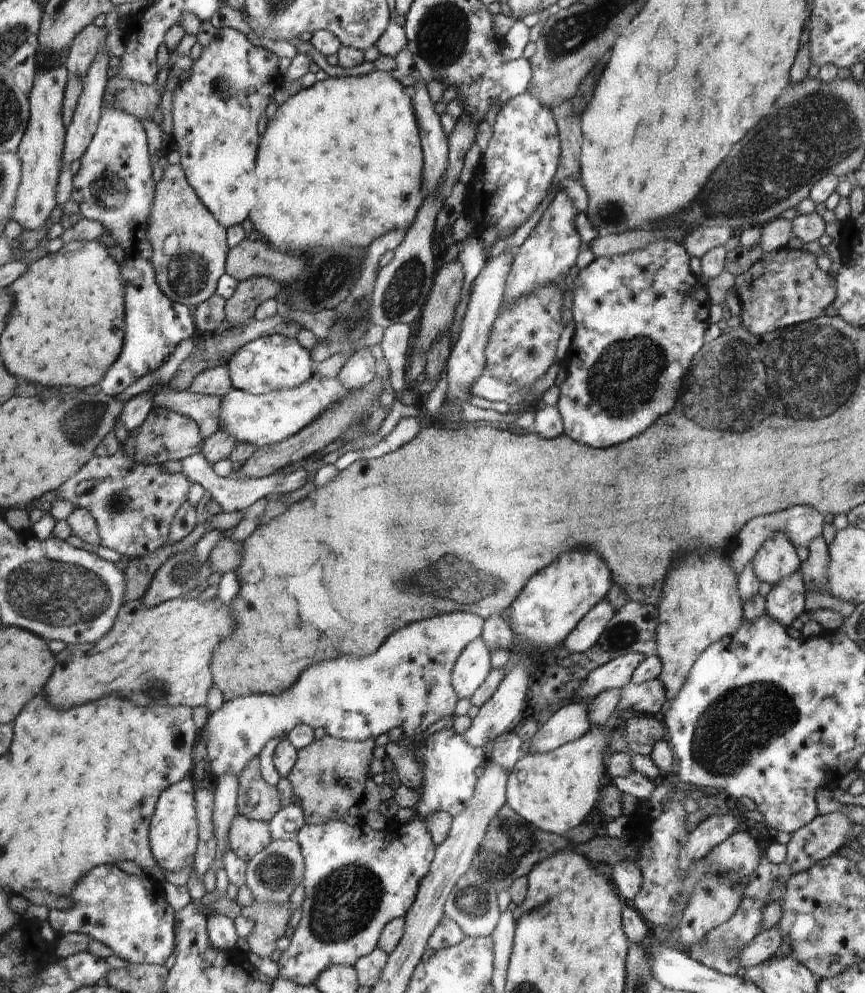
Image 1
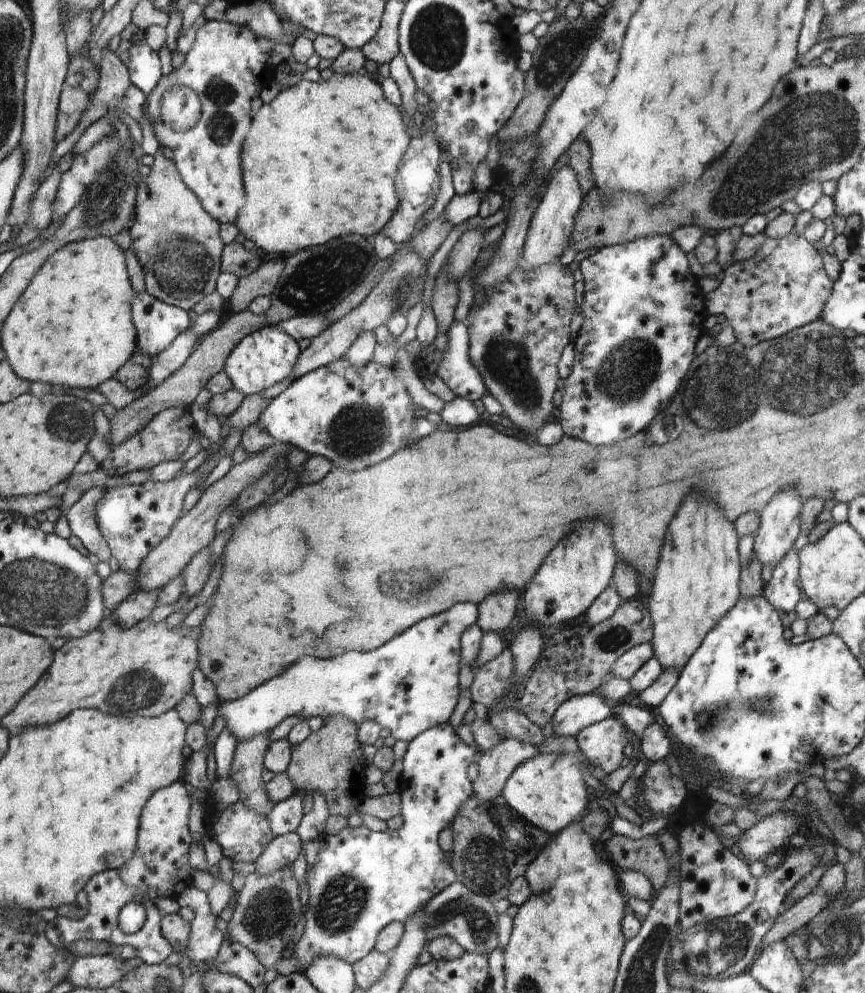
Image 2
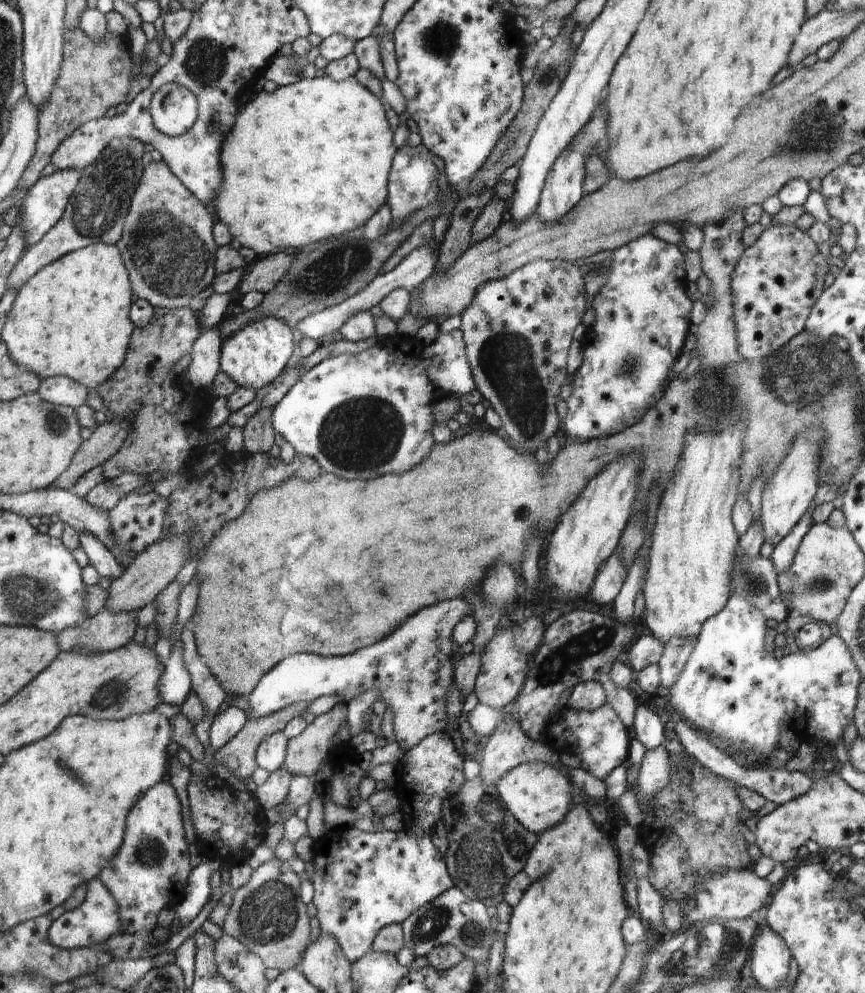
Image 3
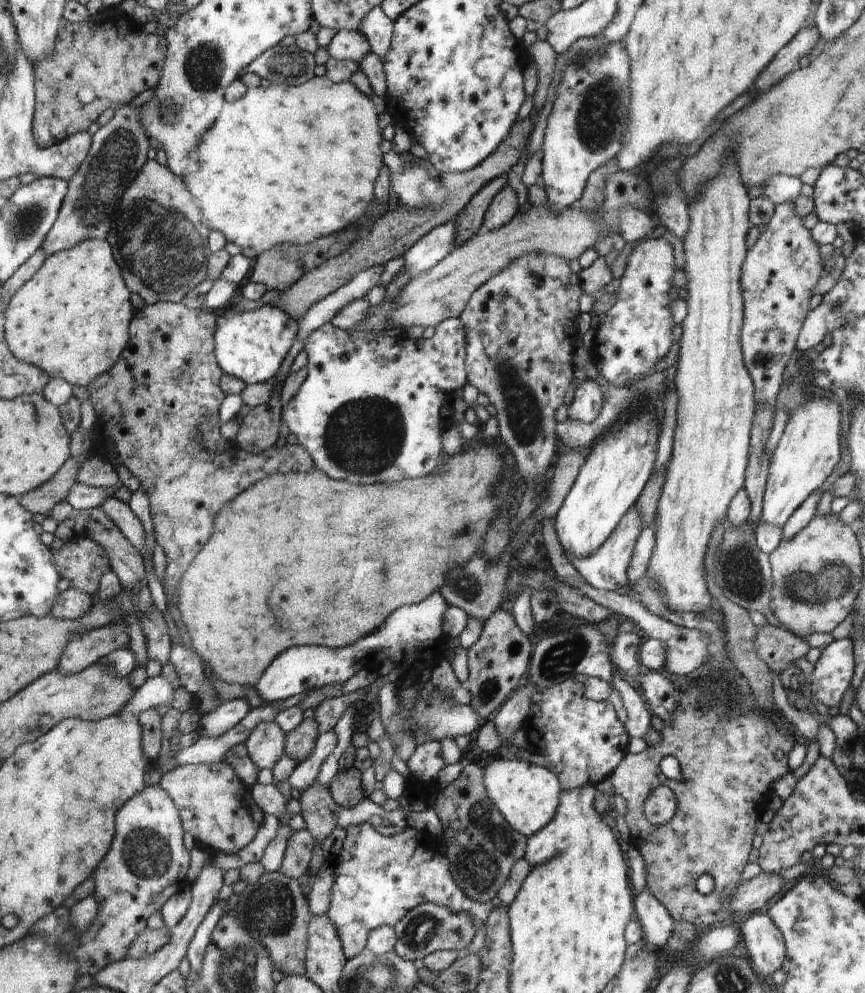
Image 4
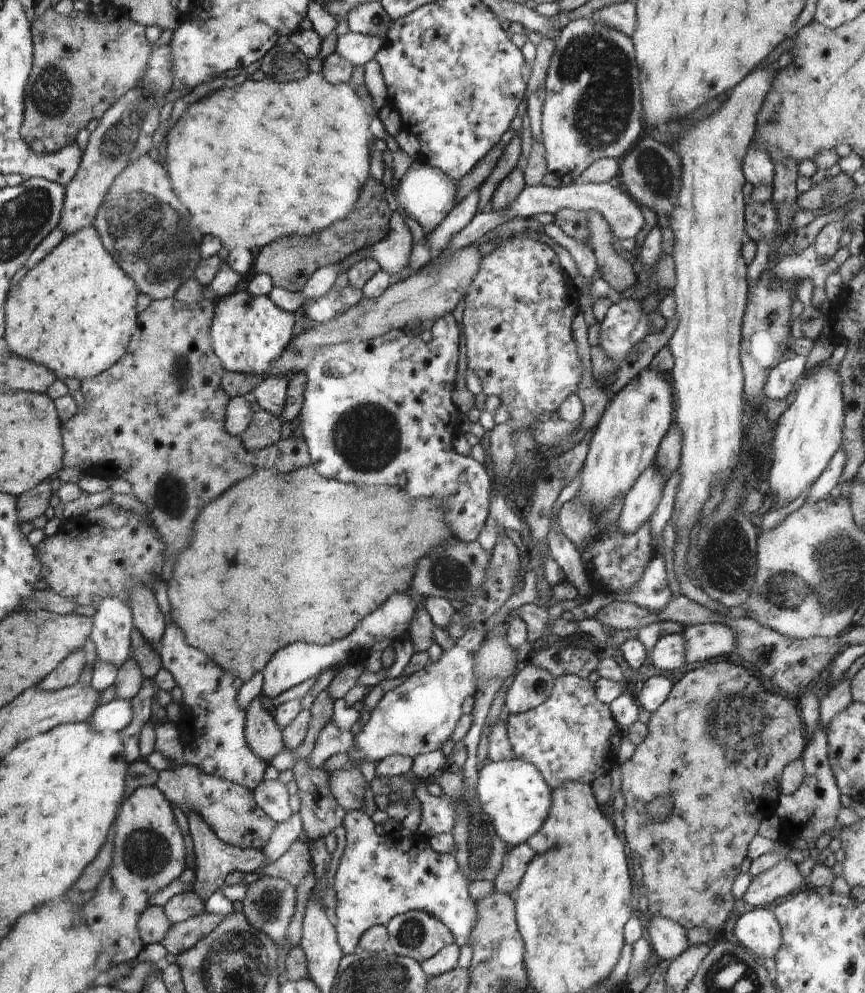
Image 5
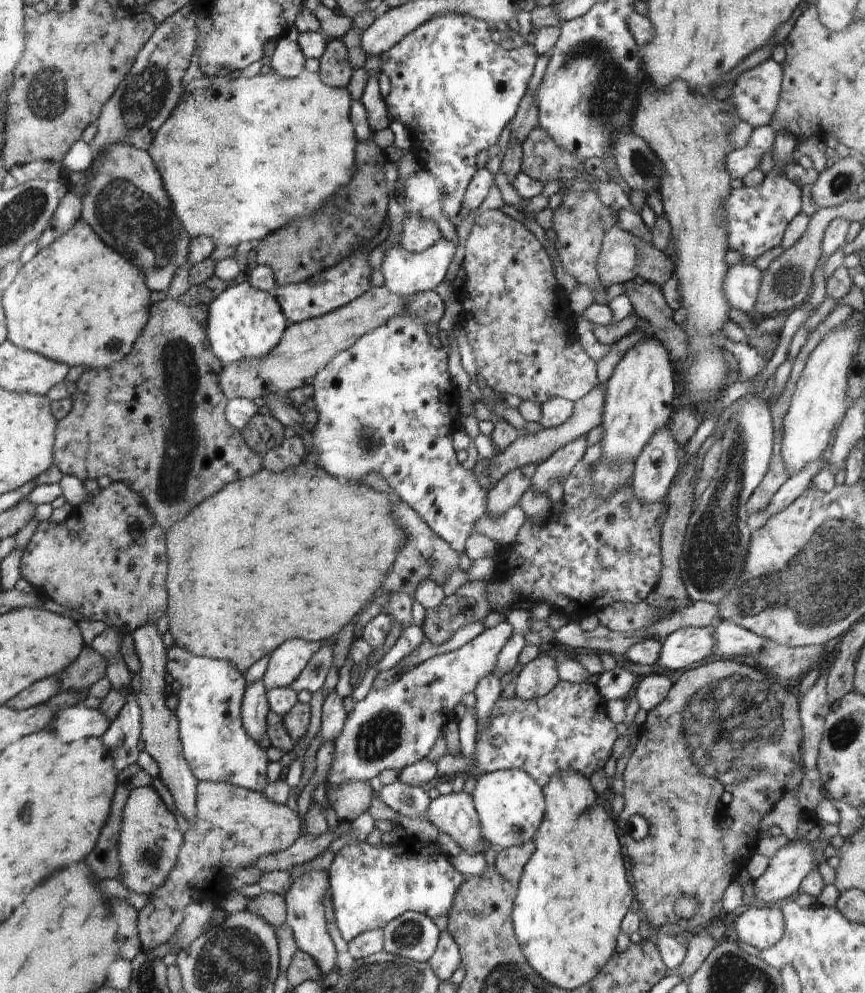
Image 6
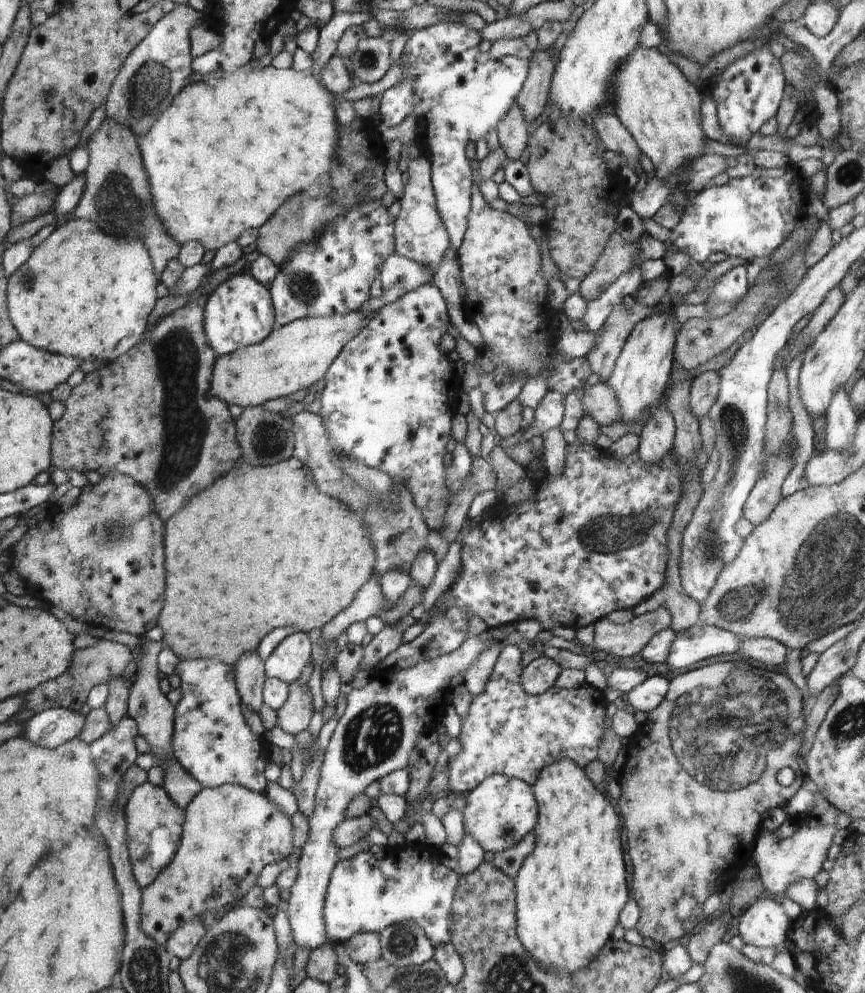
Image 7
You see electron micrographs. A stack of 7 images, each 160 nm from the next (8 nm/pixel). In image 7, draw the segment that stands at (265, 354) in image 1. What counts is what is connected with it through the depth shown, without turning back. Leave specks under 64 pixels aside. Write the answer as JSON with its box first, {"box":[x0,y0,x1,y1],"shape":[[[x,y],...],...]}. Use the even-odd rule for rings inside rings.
{"box":[205,273,275,357],"shape":[[[251,273],[236,274],[222,282],[208,297],[205,307],[205,332],[208,345],[217,357],[262,343],[275,329],[273,297],[266,286],[262,286]]]}

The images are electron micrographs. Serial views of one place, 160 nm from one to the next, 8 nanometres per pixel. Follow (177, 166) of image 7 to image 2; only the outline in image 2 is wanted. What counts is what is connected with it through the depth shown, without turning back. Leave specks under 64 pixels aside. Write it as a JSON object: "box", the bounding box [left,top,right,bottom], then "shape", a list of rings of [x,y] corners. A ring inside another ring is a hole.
{"box":[233,73,411,255],"shape":[[[334,73],[328,80],[309,81],[306,79],[282,89],[271,102],[263,103],[259,112],[254,115],[254,128],[250,129],[250,136],[246,137],[246,148],[242,148],[241,172],[246,172],[246,196],[245,203],[241,206],[242,212],[238,212],[238,222],[233,223],[238,227],[245,238],[252,240],[260,252],[266,254],[293,255],[296,251],[305,250],[310,246],[324,244],[332,238],[344,236],[344,234],[362,234],[363,237],[372,238],[382,230],[397,210],[400,200],[397,195],[396,178],[401,160],[409,148],[411,137],[406,134],[406,128],[400,120],[400,111],[397,106],[386,102],[382,88],[374,82],[372,77],[364,74],[341,75]]]}

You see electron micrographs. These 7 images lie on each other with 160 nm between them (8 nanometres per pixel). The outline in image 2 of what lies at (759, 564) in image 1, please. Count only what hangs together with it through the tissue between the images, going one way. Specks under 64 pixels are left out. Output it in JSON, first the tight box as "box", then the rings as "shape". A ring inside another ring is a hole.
{"box":[753,488,803,564],"shape":[[[784,488],[778,492],[773,499],[758,513],[760,524],[755,532],[755,543],[753,552],[759,558],[762,564],[775,564],[782,560],[789,548],[792,548],[794,541],[798,538],[801,531],[801,508],[803,507],[803,498],[794,490],[794,488]]]}

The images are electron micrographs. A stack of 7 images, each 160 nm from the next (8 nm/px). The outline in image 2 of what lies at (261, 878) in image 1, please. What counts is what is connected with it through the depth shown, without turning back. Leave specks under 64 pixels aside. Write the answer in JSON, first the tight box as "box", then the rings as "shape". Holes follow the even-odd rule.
{"box":[255,831,303,875],"shape":[[[296,831],[274,837],[264,852],[255,860],[256,873],[271,875],[288,863],[293,864],[303,849],[303,842]]]}

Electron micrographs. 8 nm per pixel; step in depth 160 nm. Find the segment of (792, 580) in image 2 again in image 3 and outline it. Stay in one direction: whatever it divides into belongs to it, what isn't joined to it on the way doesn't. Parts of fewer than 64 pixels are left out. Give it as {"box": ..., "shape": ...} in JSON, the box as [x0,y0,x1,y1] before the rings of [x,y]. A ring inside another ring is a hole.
{"box":[770,512,811,576],"shape":[[[806,512],[800,517],[798,524],[791,528],[790,532],[785,537],[782,537],[778,544],[774,545],[770,559],[777,572],[777,576],[787,568],[790,568],[799,544],[811,526],[811,516]]]}

